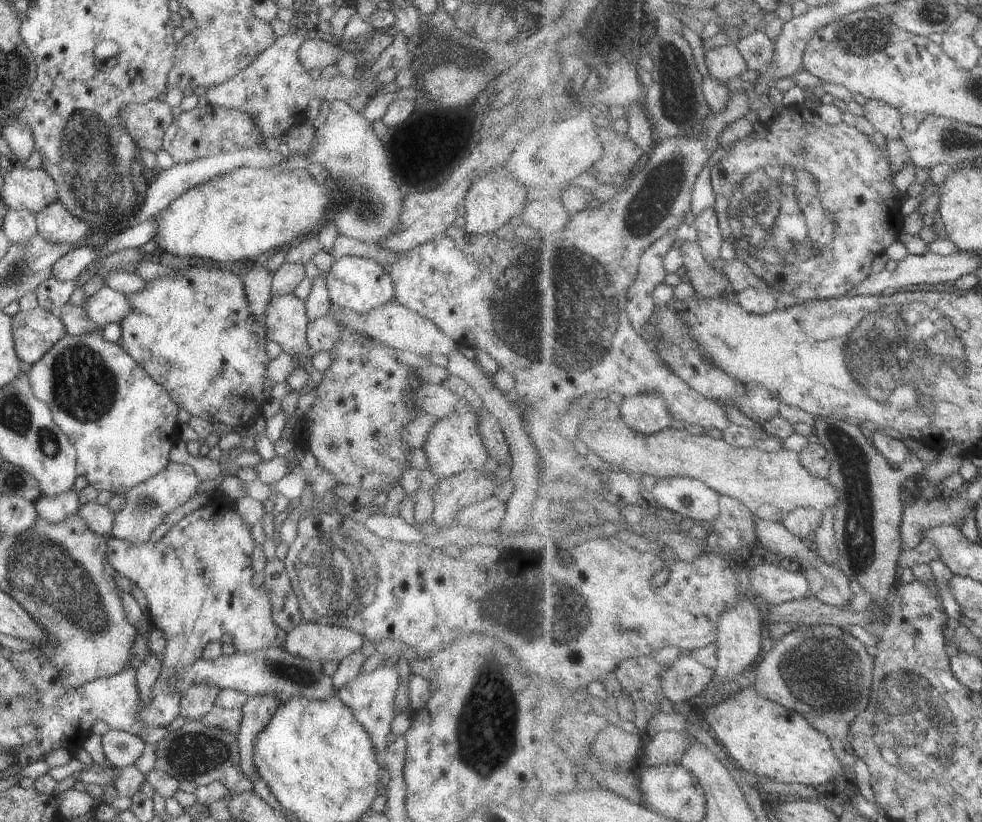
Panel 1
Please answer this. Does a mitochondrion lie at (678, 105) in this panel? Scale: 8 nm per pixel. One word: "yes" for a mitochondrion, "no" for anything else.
yes

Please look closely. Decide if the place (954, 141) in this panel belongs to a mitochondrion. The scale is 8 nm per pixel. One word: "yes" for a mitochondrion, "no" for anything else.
yes

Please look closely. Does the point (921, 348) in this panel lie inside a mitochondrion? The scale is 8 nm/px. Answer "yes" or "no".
yes

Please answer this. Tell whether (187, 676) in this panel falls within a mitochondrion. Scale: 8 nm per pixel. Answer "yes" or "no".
yes

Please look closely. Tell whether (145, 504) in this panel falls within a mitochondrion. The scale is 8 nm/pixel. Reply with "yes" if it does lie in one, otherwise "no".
yes

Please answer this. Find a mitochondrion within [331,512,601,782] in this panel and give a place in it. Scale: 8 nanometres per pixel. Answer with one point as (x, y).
(559, 613)

